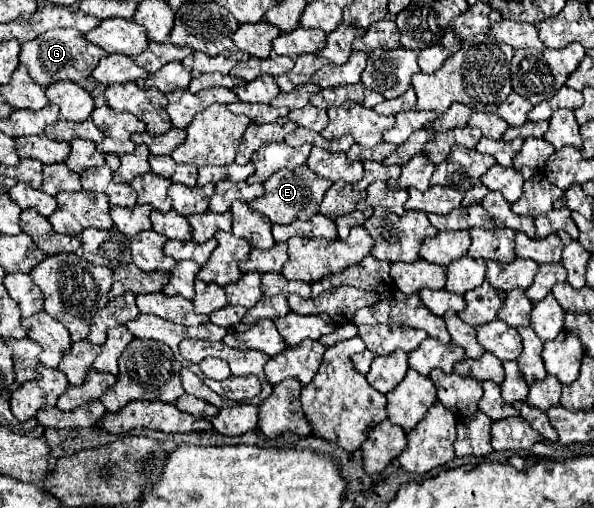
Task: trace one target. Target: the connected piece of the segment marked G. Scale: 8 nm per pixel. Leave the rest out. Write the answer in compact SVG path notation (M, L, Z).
M53 29L47 31L45 35L39 35L33 41L27 41L21 45L21 55L19 61L27 67L31 79L39 83L41 87L49 87L55 81L73 81L73 83L83 83L91 71L97 67L99 59L105 57L107 51L89 43L83 33L75 29Z

